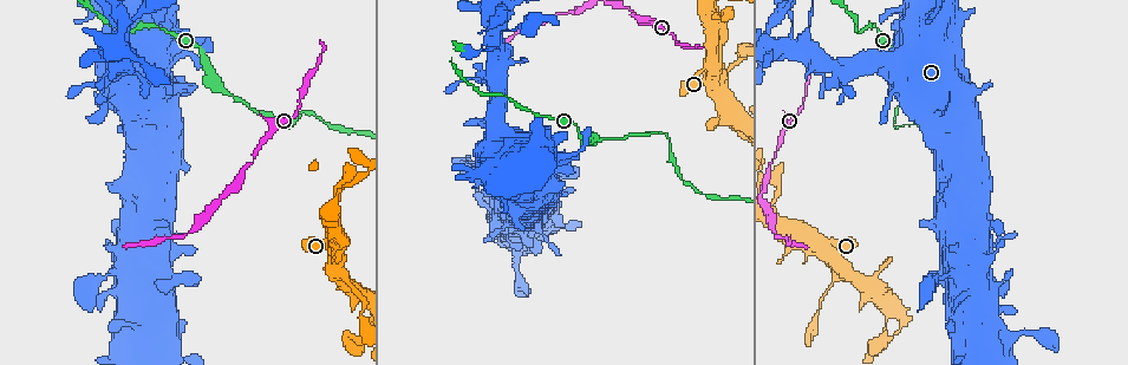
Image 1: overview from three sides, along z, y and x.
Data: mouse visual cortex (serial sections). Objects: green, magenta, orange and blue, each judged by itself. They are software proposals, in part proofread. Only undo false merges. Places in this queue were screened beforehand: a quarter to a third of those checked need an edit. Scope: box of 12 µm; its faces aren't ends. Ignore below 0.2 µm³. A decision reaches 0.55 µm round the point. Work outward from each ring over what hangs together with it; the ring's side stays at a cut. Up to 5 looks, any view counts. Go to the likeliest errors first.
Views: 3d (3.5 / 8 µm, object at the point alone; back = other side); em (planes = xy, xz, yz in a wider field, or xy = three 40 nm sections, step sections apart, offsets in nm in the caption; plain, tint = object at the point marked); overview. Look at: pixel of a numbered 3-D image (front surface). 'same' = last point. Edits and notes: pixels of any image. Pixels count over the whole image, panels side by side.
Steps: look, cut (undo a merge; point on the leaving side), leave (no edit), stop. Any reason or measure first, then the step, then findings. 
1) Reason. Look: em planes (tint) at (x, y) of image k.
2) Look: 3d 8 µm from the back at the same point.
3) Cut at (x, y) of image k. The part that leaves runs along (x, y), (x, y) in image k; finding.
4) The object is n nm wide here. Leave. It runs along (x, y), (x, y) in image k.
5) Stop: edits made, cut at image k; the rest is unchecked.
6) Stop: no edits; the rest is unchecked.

Thin arm on a thick one. Look: 3d 3.5 µm at (497, 29) of image 1.

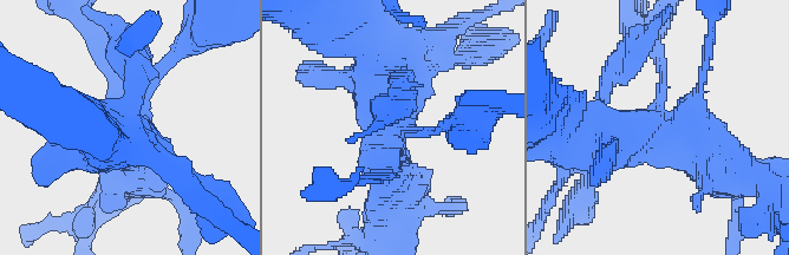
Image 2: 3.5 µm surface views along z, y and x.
Look: em xy step 3 (plain) at (398, 126) of image 2.

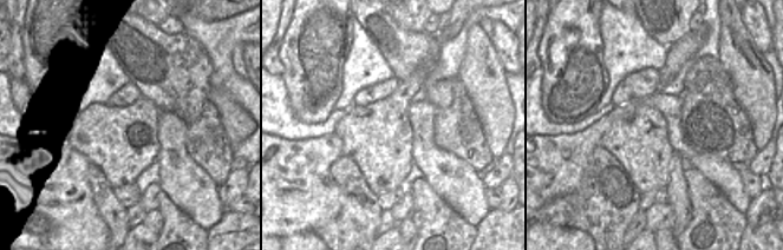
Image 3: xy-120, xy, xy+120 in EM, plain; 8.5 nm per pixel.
With the object marked. Look: em xy step 3 (tint) at the same point.

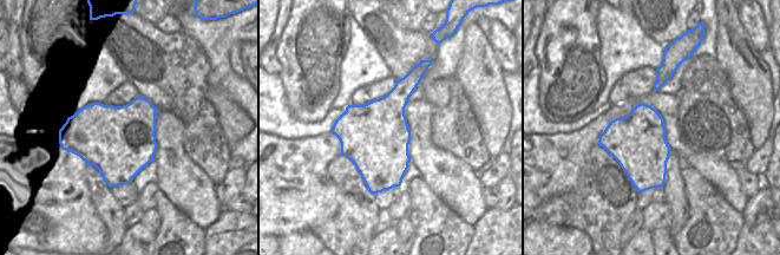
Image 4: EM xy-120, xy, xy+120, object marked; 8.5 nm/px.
Leave. Continuous, no second cell.

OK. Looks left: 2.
Calibre changes. Look: 3d 8 µm from the back at (641, 20) of image 1.

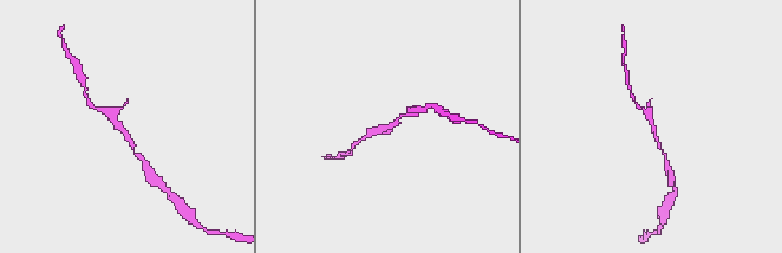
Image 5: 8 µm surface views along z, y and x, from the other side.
Look: 3d 3.5 µm from the back at (388, 128) of image 5.

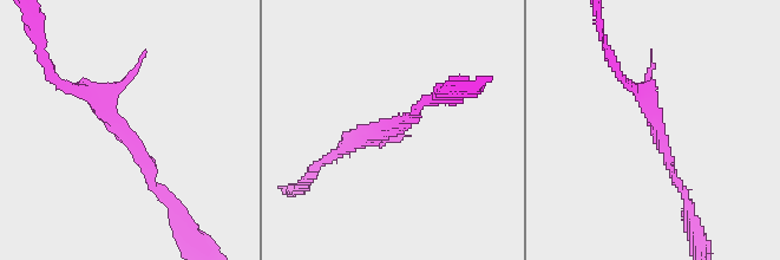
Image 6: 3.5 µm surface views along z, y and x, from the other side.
Leave. Continuous, no second cell.

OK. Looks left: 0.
Stop: no edits; the rest is unchecked.

